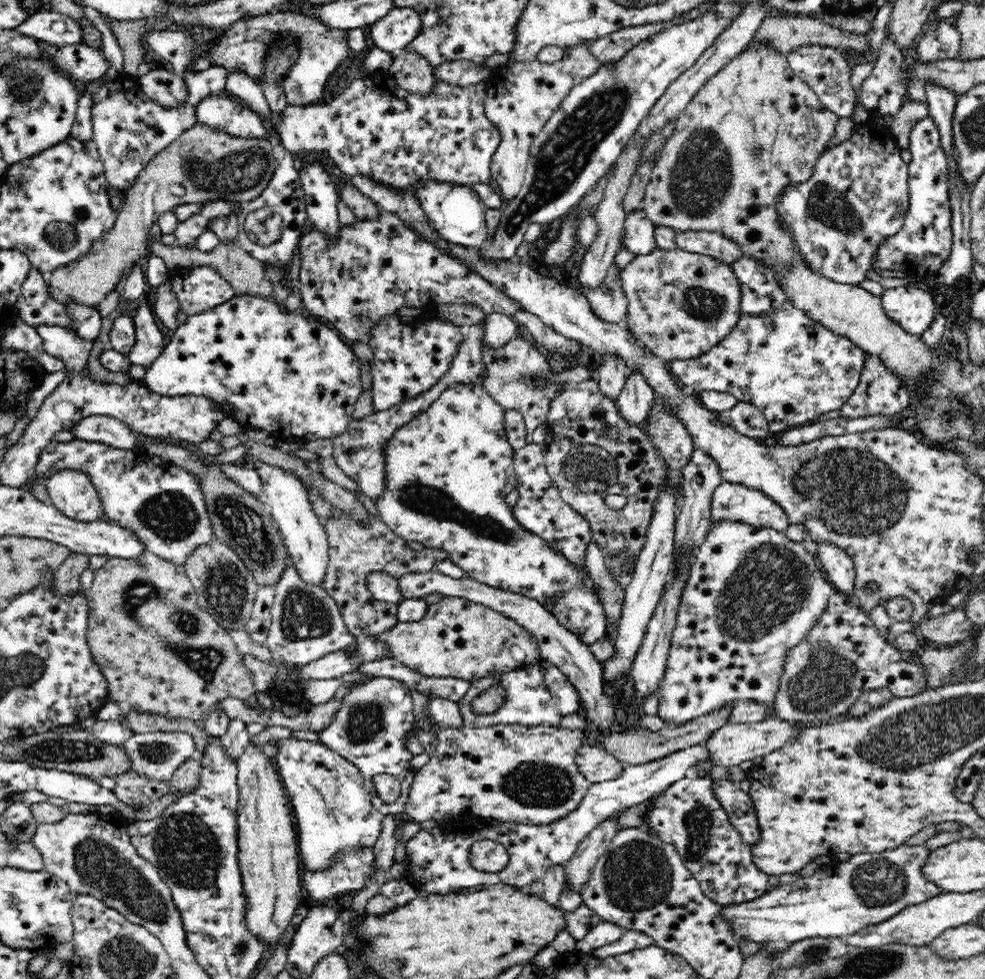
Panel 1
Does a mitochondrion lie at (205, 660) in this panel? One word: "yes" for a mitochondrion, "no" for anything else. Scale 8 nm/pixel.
yes

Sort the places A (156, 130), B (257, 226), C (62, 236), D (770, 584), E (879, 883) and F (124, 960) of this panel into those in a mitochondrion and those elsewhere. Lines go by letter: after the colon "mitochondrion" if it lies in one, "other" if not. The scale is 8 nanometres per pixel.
A: other
B: mitochondrion
C: mitochondrion
D: mitochondrion
E: mitochondrion
F: mitochondrion

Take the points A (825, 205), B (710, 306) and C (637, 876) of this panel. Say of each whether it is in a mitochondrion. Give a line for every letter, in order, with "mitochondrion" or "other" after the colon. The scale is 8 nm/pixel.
A: mitochondrion
B: mitochondrion
C: mitochondrion

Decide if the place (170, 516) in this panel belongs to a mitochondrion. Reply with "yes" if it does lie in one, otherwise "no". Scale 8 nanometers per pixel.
yes

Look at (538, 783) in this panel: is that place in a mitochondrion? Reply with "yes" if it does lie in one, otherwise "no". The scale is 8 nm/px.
yes

